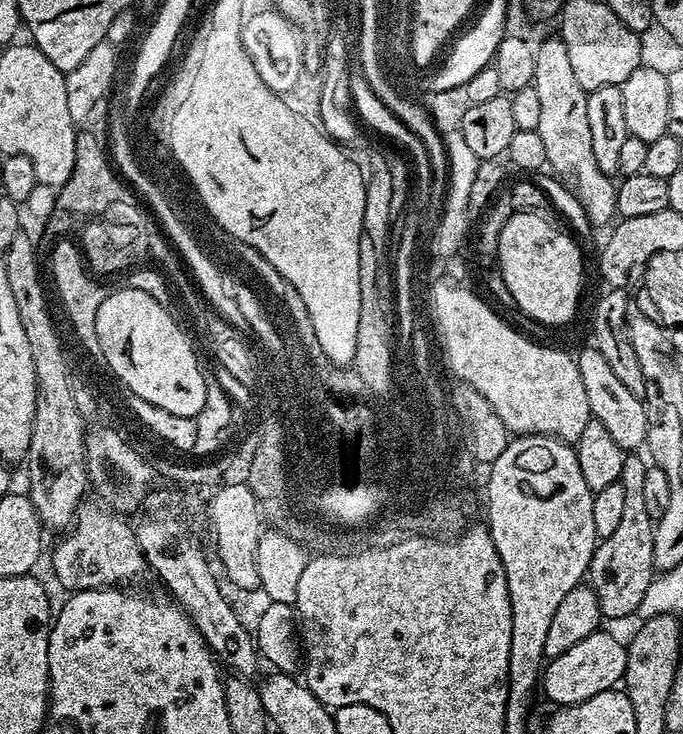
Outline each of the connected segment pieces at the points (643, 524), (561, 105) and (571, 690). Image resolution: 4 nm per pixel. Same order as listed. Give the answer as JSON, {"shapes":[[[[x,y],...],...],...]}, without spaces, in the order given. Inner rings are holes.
{"shapes":[[[[640,454],[625,455],[622,462],[622,474],[619,484],[626,490],[622,518],[610,538],[597,543],[592,561],[586,573],[587,583],[596,592],[601,617],[620,620],[623,616],[632,616],[646,594],[656,572],[654,566],[654,518],[646,510],[646,470],[649,465]]],[[[552,34],[549,40],[537,43],[535,50],[536,61],[531,87],[538,90],[540,99],[542,115],[538,118],[536,131],[546,145],[547,167],[570,181],[593,226],[608,223],[611,225],[616,216],[616,184],[613,177],[598,170],[598,162],[594,162],[590,121],[586,119],[588,93],[582,86],[578,86],[578,78],[570,63],[570,54],[566,52],[566,42],[559,35]]],[[[604,631],[592,632],[586,638],[582,638],[582,642],[570,646],[570,650],[551,657],[545,663],[542,669],[542,692],[543,695],[545,692],[553,700],[553,705],[567,706],[586,702],[586,698],[594,698],[594,694],[613,691],[623,681],[624,671],[628,668],[628,650],[625,641],[623,639],[620,641],[618,637],[611,636],[610,633]]]]}

